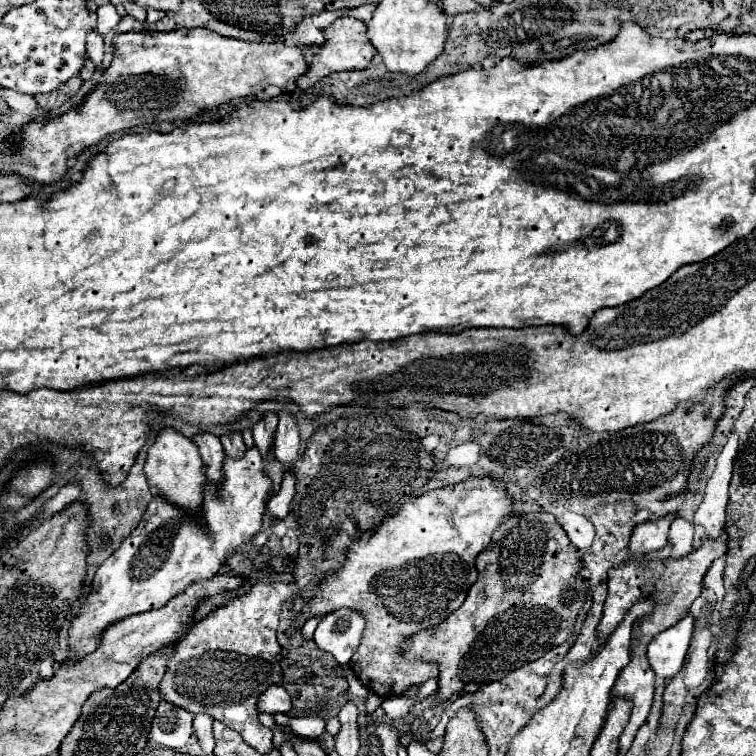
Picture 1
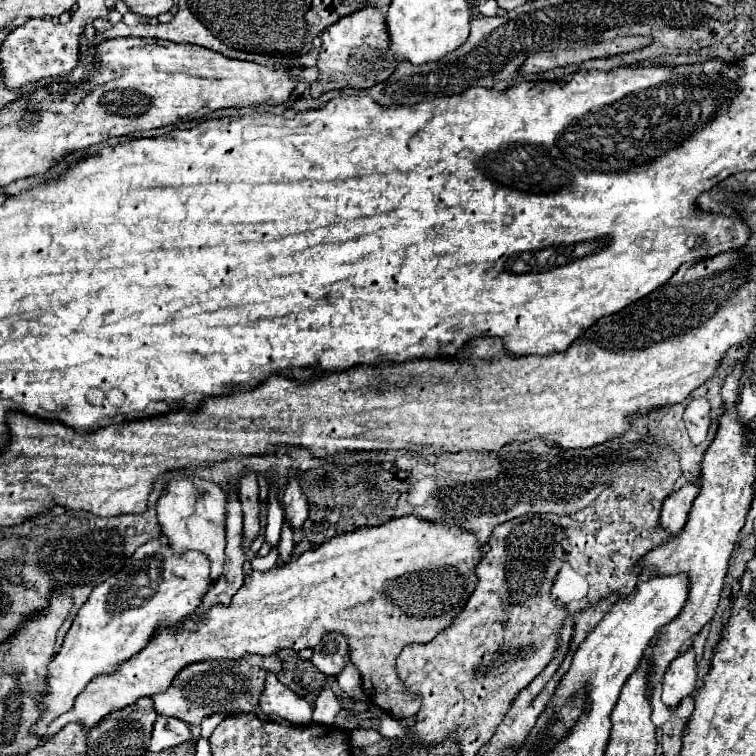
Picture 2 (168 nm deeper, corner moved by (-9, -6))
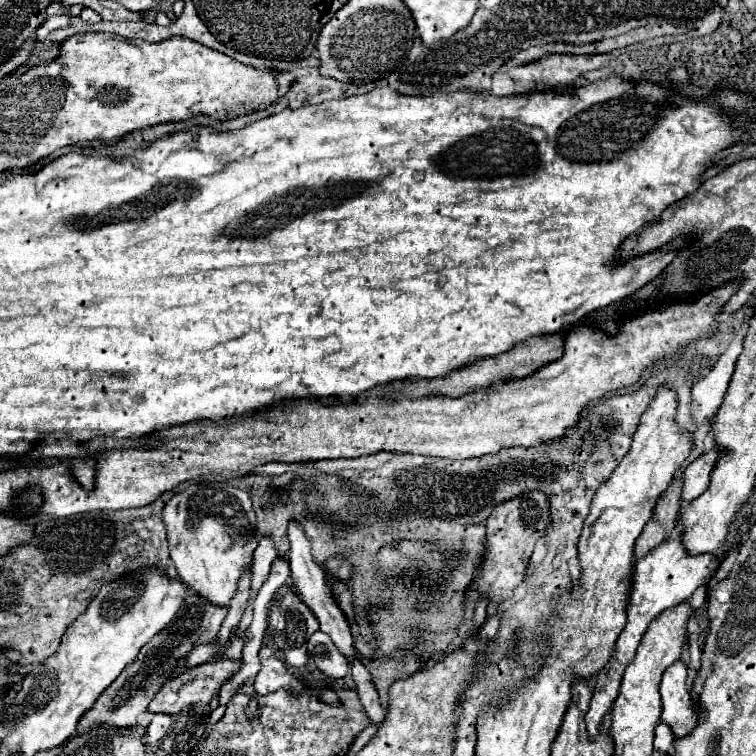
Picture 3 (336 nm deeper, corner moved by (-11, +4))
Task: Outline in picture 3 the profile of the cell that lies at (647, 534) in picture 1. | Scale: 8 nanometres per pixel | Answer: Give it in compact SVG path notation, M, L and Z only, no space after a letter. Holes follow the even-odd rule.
M716 448L708 454L702 454L700 458L696 458L692 464L686 466L684 474L682 474L682 502L692 502L694 498L698 498L710 484L710 472L716 464L718 452Z

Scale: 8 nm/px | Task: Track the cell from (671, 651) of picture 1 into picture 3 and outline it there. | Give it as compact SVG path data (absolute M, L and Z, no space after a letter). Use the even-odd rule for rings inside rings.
M674 662L662 676L660 694L662 694L662 720L672 728L676 738L686 736L694 726L698 712L686 690L686 662Z

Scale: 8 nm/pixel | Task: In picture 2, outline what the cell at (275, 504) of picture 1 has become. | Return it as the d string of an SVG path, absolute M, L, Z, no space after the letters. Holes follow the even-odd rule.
M284 524L282 538L280 538L280 544L278 544L278 558L282 562L288 562L290 556L292 556L292 550L294 550L294 534L292 534L292 528L288 524Z

